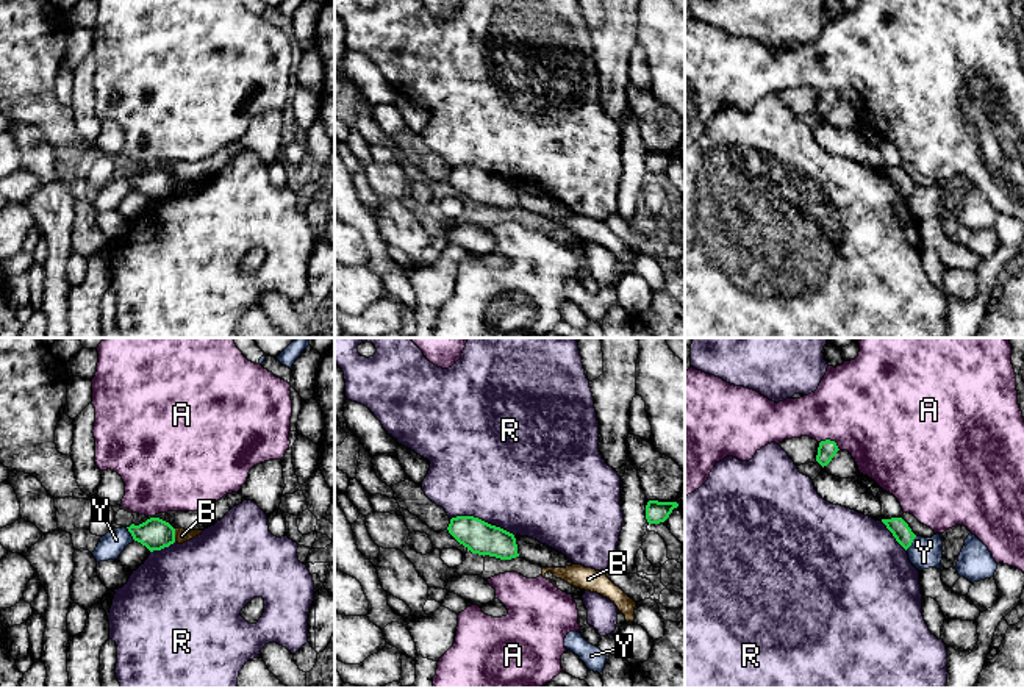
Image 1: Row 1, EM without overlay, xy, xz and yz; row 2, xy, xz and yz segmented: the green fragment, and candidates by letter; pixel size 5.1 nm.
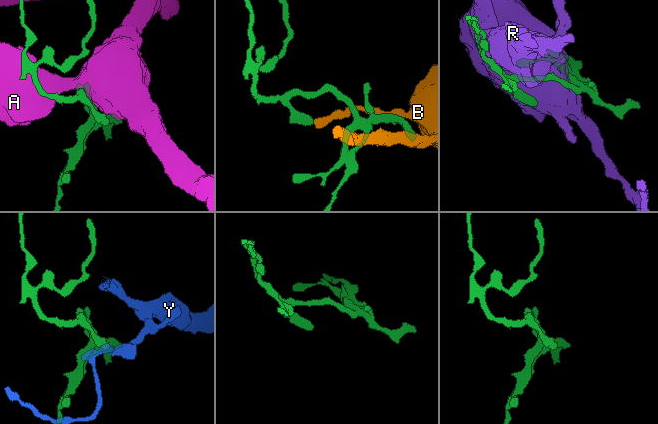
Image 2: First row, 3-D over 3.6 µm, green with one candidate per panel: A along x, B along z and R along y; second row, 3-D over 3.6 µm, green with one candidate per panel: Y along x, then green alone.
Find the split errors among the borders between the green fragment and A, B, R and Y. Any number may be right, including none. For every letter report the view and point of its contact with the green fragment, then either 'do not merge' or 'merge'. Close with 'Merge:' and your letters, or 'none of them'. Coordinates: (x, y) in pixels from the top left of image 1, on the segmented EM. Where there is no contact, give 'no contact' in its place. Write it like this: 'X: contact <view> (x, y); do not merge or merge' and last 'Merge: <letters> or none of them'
A: contact yz (829, 440); do not merge
B: contact xy (174, 535); do not merge
R: contact xz (483, 521); do not merge
Y: contact yz (912, 541); do not merge
Merge: none of them

